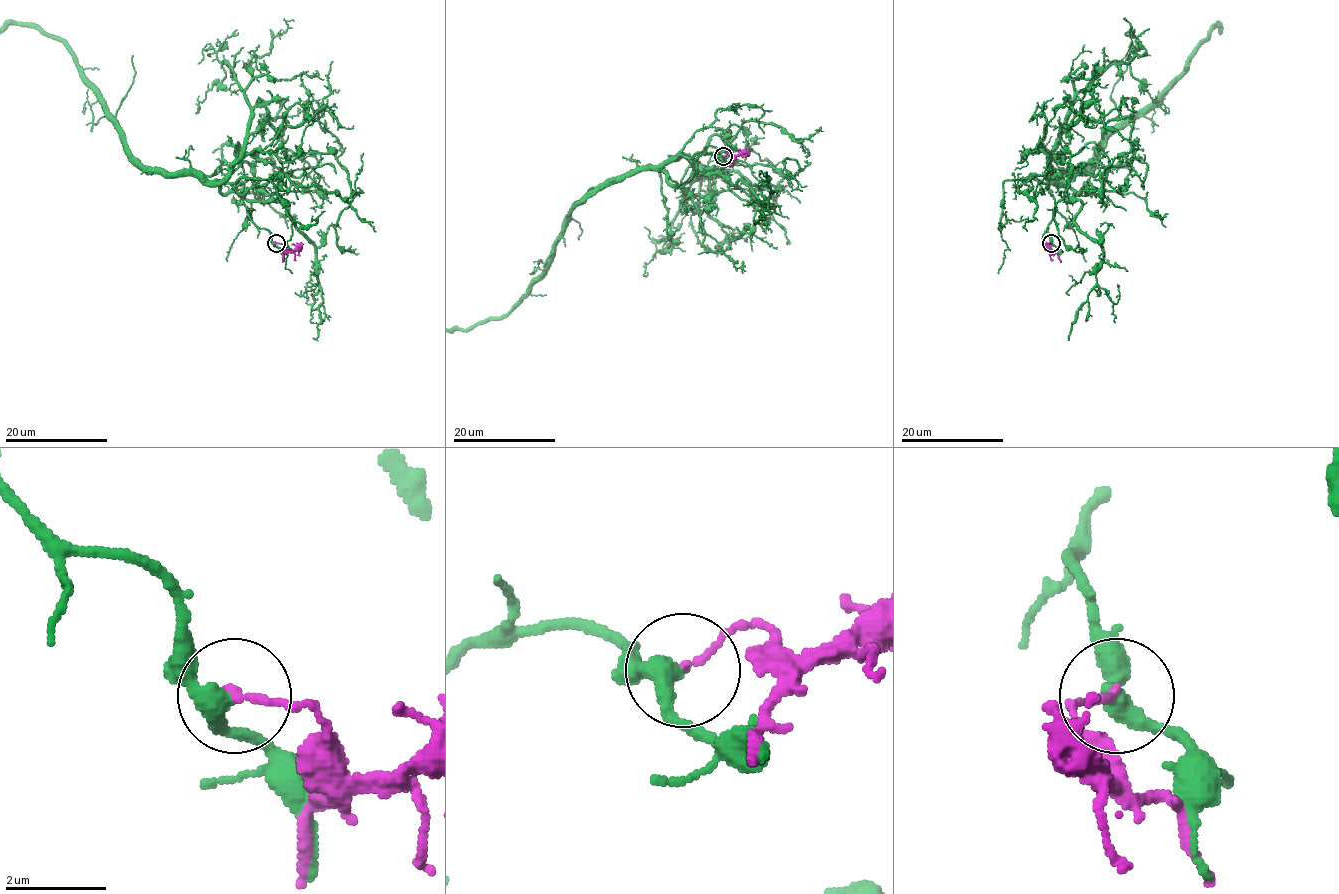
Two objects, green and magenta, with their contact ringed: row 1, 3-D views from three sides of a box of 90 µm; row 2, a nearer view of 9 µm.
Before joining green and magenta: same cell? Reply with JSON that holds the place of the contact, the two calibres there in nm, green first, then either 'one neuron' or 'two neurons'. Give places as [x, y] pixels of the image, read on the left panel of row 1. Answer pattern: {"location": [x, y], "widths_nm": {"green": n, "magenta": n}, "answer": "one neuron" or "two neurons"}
{"location": [276, 243], "widths_nm": {"green": 340, "magenta": 140}, "answer": "two neurons"}

